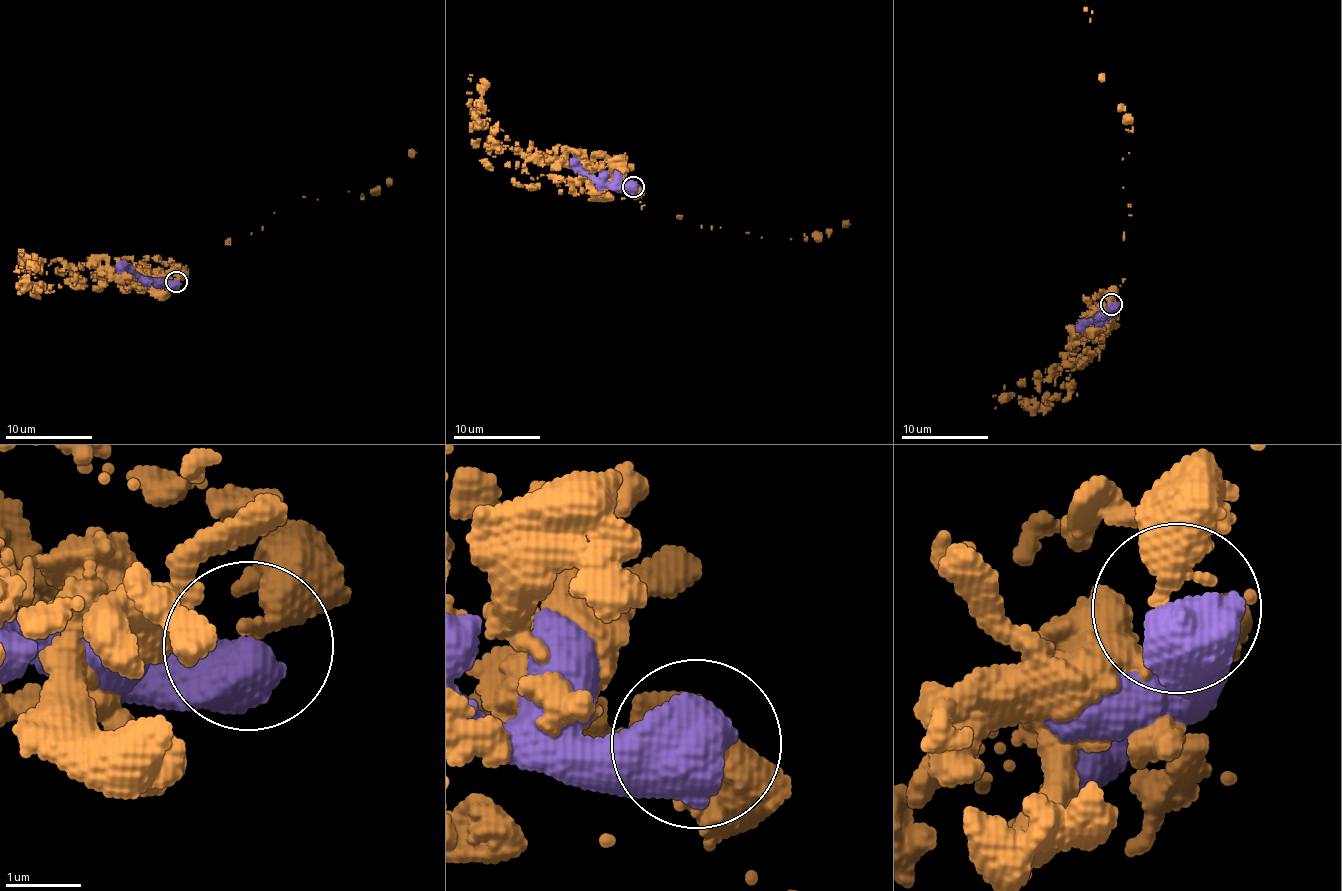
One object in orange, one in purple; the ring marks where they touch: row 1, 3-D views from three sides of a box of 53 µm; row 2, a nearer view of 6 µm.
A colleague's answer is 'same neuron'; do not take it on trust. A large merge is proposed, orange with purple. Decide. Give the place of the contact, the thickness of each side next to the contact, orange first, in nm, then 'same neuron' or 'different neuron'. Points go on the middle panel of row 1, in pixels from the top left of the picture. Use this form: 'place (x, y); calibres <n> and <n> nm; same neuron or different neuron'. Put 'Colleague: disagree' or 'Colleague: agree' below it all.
place (633, 187); calibres 440 and 850 nm; different neuron
Colleague: disagree

